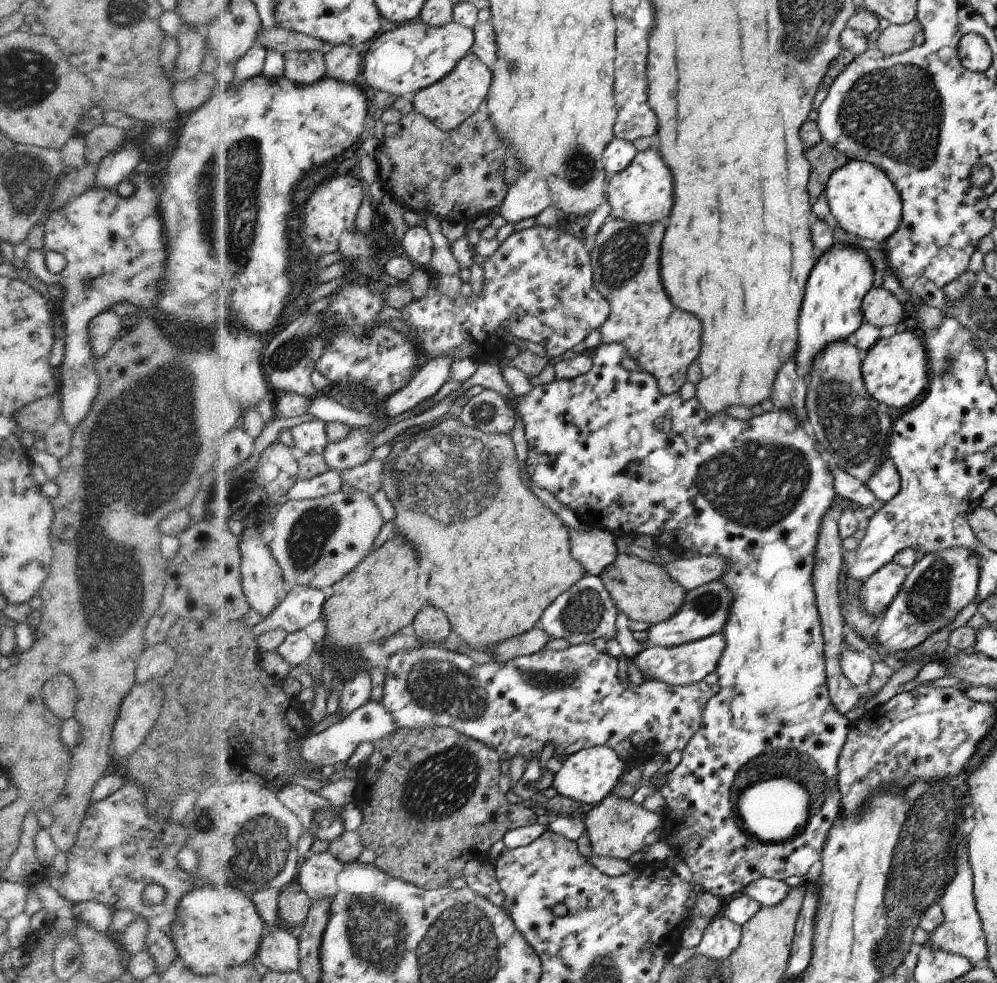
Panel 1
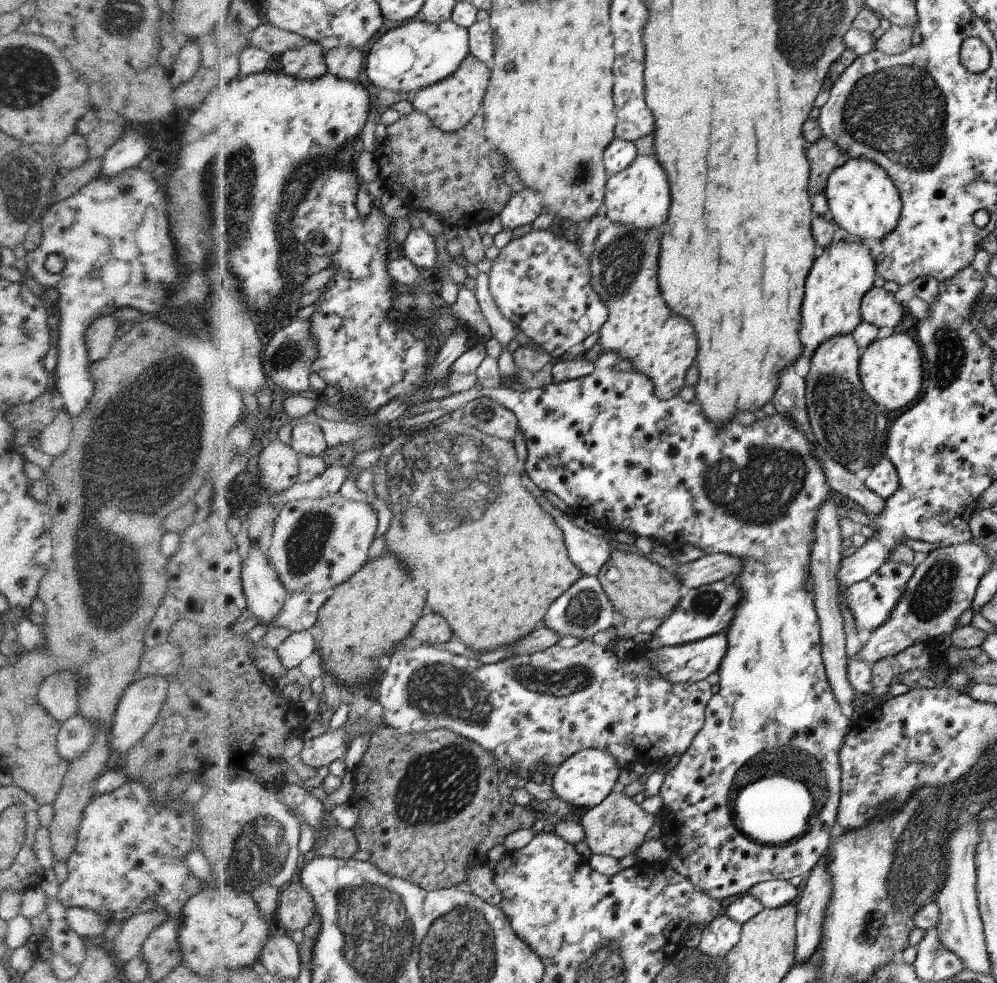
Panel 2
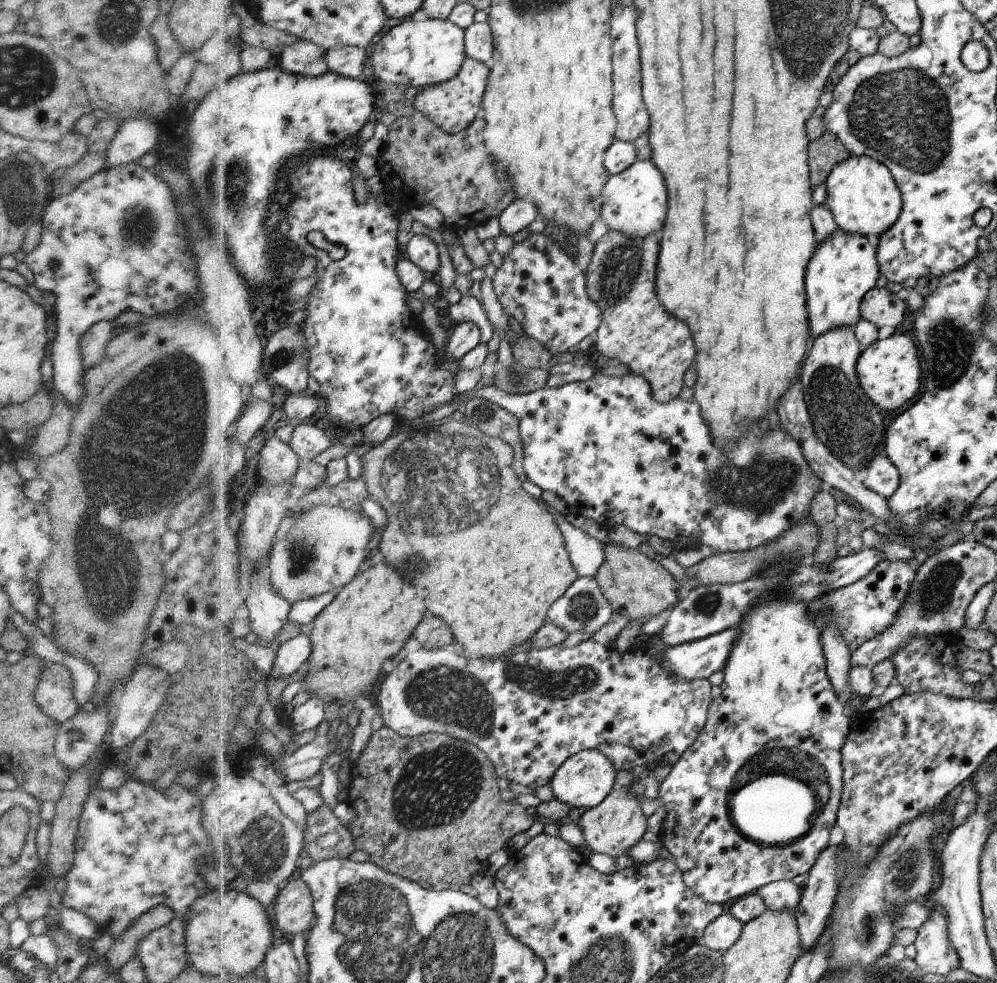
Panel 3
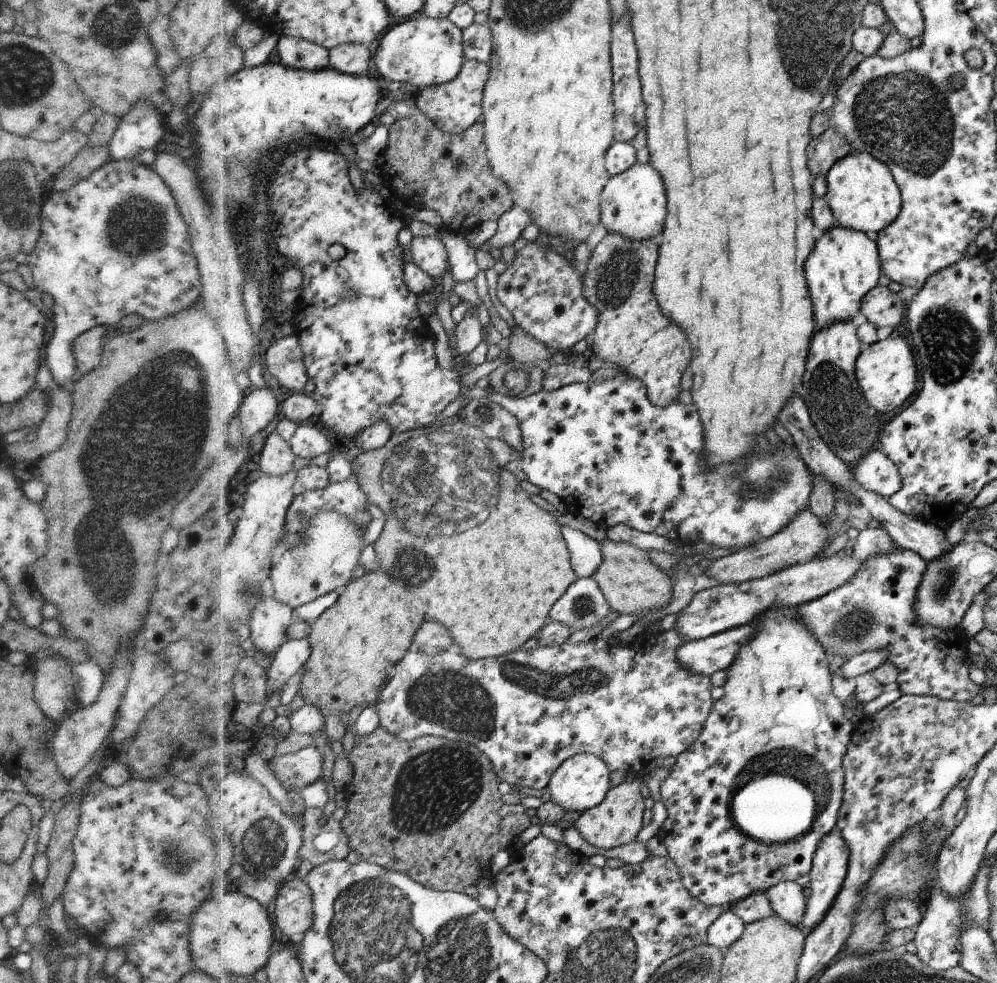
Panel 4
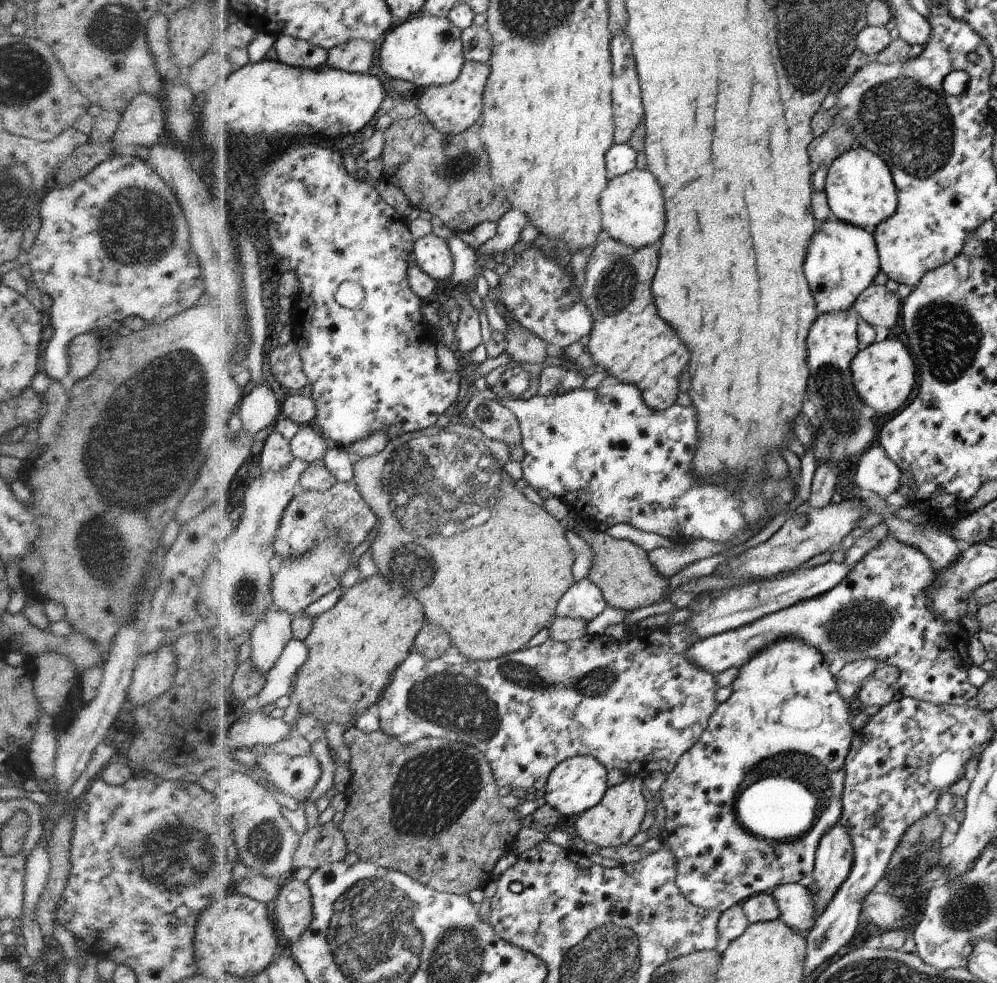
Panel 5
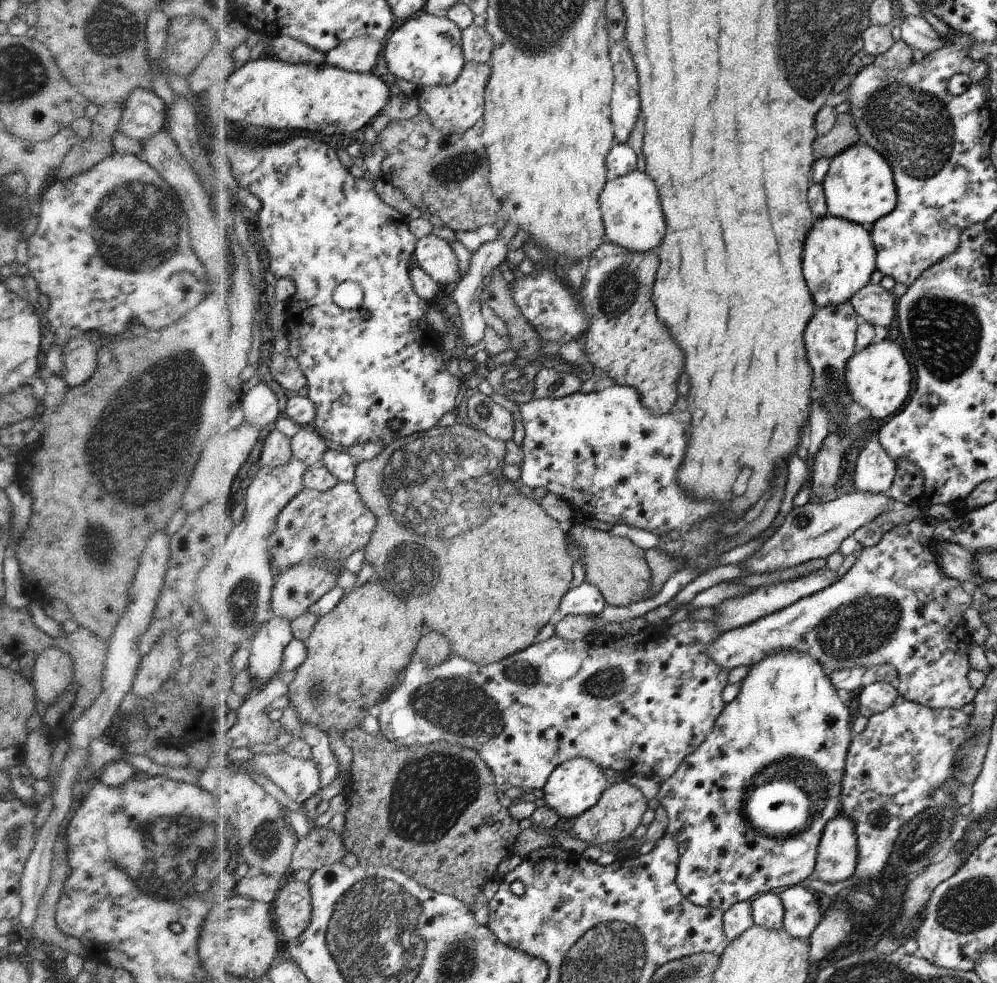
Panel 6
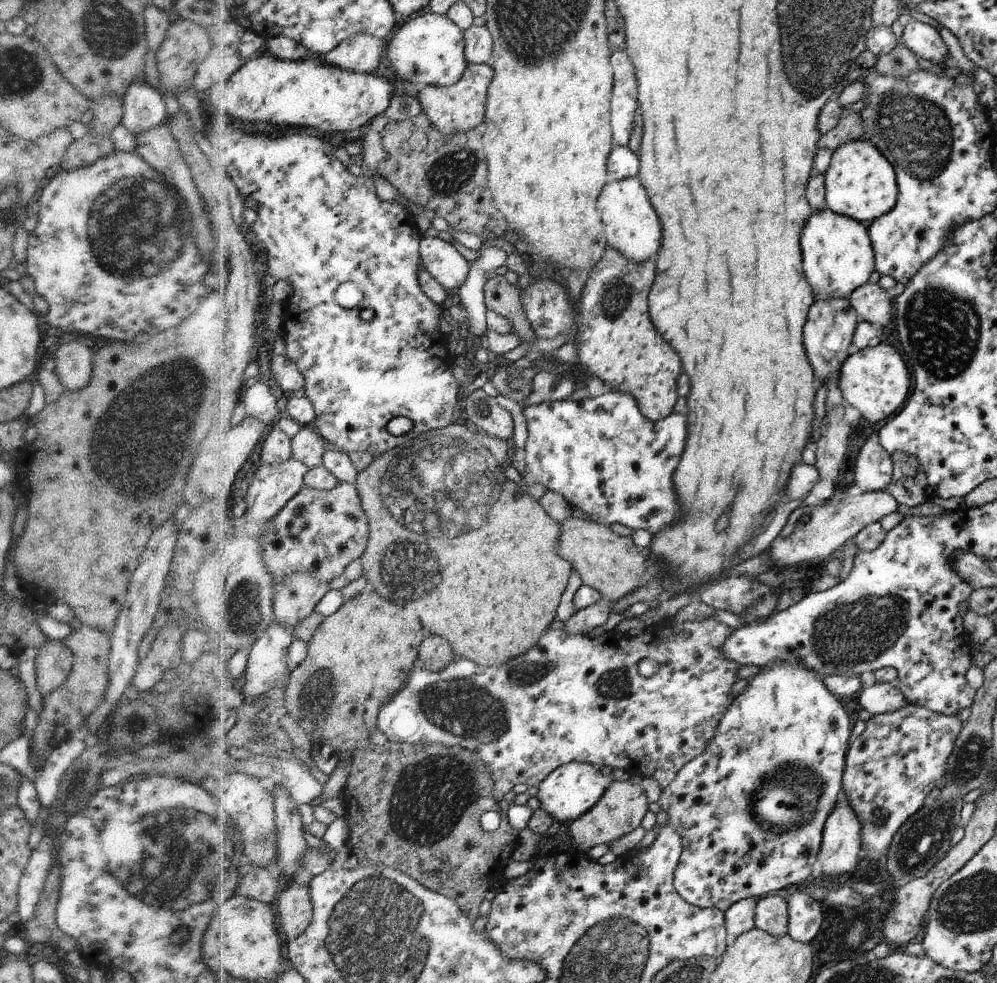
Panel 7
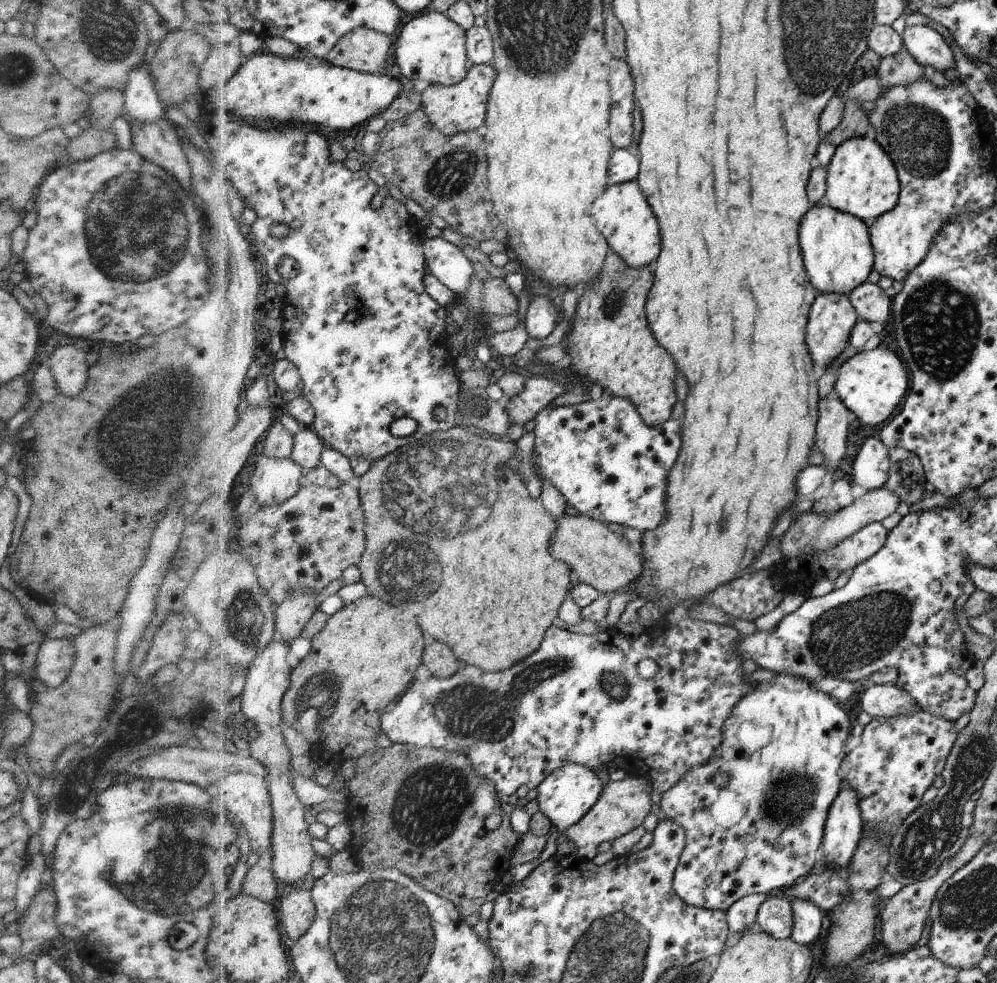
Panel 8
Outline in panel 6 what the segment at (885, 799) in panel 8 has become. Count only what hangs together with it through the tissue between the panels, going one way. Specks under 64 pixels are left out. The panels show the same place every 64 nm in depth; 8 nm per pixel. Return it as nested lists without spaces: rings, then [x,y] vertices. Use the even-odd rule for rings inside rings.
[[[900,699],[888,710],[871,716],[865,730],[852,738],[844,773],[844,798],[841,801],[844,802],[844,816],[854,822],[858,836],[858,866],[851,876],[856,886],[868,886],[873,880],[881,878],[902,826],[908,824],[914,816],[932,809],[932,796],[937,788],[954,776],[959,748],[971,737],[971,731],[971,715],[961,709],[936,710]]]

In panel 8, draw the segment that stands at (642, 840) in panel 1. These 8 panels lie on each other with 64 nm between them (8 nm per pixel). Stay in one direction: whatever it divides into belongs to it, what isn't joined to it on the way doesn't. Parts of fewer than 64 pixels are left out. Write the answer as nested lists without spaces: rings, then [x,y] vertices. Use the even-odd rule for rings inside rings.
[[[626,776],[620,781],[609,781],[603,789],[603,794],[596,802],[594,808],[586,816],[566,830],[564,837],[572,840],[578,848],[577,856],[580,859],[592,859],[596,856],[598,845],[608,840],[608,842],[620,838],[627,832],[638,828],[644,820],[644,816],[650,812],[650,786],[642,777]]]

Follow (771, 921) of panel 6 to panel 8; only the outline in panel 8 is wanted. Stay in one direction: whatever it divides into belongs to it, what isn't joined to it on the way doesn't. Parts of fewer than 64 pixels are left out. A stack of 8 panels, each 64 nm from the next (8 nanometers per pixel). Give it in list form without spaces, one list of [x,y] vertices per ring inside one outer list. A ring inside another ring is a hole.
[[[775,893],[758,909],[755,929],[770,933],[774,938],[786,940],[792,936],[793,924],[791,902]]]

